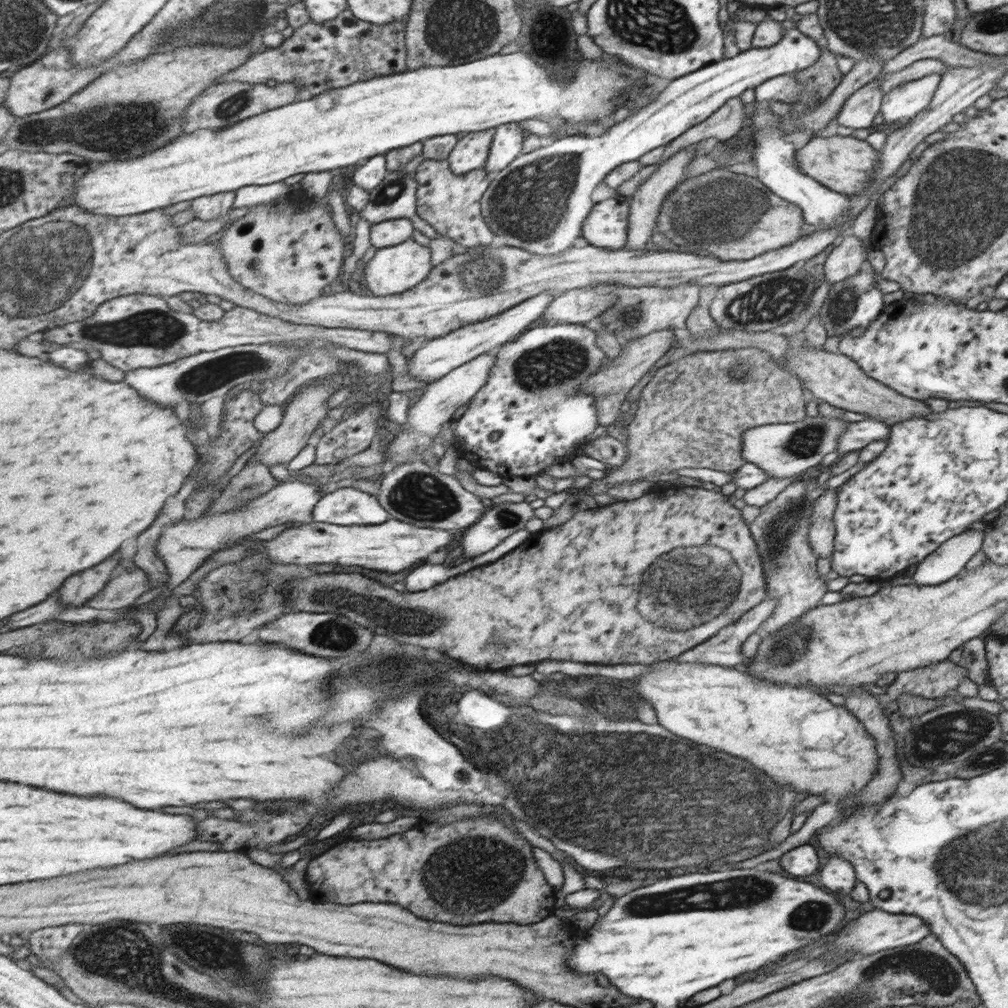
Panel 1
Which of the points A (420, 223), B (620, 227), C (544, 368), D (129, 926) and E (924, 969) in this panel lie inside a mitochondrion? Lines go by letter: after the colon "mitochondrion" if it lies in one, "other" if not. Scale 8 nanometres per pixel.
A: other
B: other
C: mitochondrion
D: mitochondrion
E: mitochondrion

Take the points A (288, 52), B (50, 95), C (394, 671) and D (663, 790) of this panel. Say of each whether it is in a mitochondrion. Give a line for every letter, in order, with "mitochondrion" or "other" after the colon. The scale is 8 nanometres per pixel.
A: other
B: mitochondrion
C: mitochondrion
D: mitochondrion

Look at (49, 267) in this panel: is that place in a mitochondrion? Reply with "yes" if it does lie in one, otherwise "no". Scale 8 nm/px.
yes

